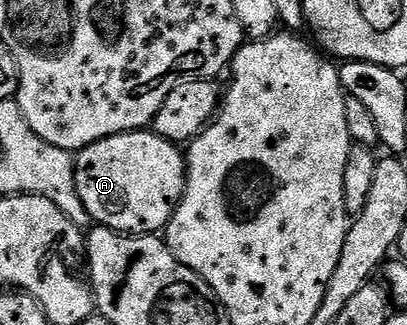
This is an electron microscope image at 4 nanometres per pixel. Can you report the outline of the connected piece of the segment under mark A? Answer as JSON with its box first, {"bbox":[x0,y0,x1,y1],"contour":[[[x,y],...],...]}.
{"bbox":[74,130,186,234],"contour":[[[153,130],[104,138],[77,153],[74,185],[91,221],[113,232],[158,234],[165,229],[186,189],[183,149]]]}

